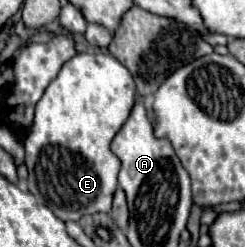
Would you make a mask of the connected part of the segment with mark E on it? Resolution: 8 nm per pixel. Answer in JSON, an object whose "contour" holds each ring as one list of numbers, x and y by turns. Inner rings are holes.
{"contour":[[77,54,63,64,57,78,47,86,43,98,37,102,35,122,25,138,25,164,29,170,27,184,37,202,53,210,53,214,63,222,77,222,85,214,109,212,119,172,119,160,109,150,109,144,129,118,135,106,135,94,133,76,117,58,109,54]]}

